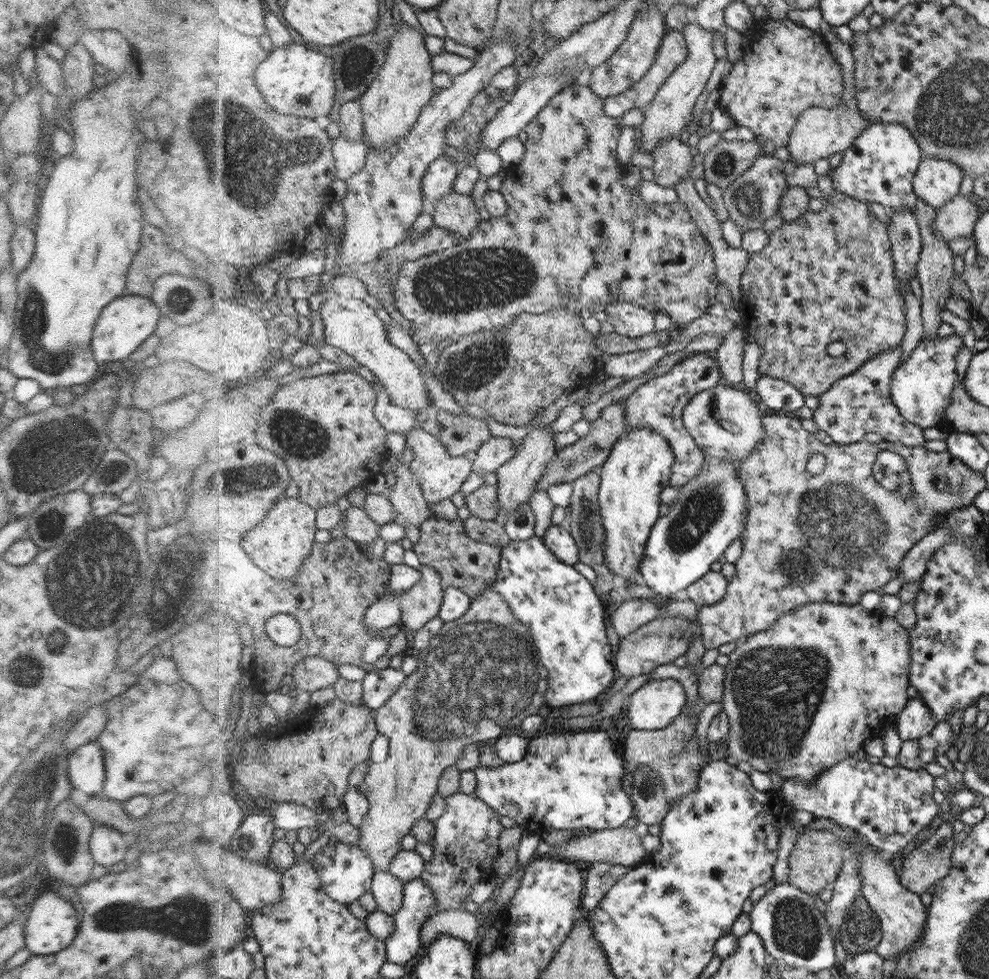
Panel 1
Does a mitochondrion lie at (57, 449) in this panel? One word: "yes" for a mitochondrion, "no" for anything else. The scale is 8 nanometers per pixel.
yes

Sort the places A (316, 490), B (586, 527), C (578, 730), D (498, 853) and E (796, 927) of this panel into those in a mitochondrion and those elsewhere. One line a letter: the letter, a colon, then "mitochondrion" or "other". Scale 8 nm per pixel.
A: other
B: mitochondrion
C: other
D: other
E: mitochondrion

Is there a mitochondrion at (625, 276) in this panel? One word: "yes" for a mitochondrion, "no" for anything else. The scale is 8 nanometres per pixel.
no

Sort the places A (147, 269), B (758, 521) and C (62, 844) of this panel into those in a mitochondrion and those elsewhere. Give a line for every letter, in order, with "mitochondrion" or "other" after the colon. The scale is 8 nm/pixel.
A: other
B: other
C: mitochondrion

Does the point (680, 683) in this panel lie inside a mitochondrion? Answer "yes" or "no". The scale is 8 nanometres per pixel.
no

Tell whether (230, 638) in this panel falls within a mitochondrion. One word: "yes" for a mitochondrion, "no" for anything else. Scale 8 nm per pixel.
no

